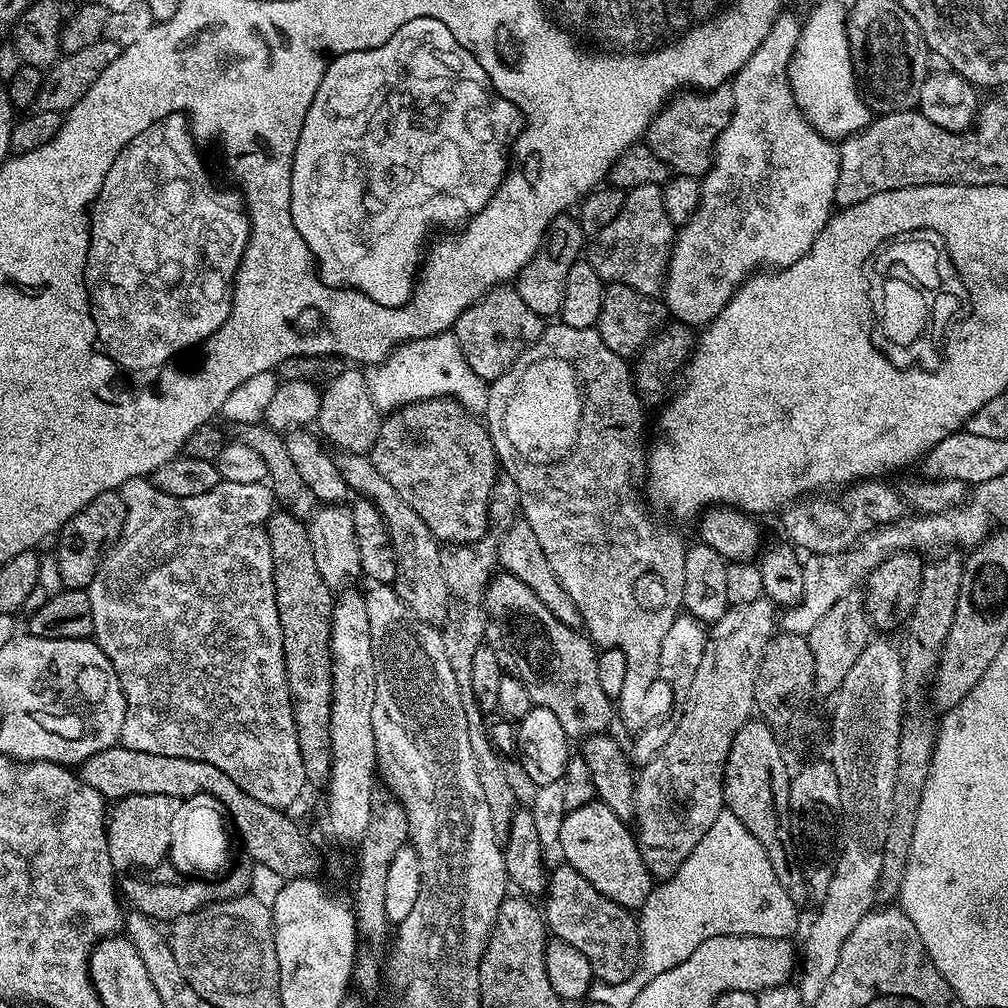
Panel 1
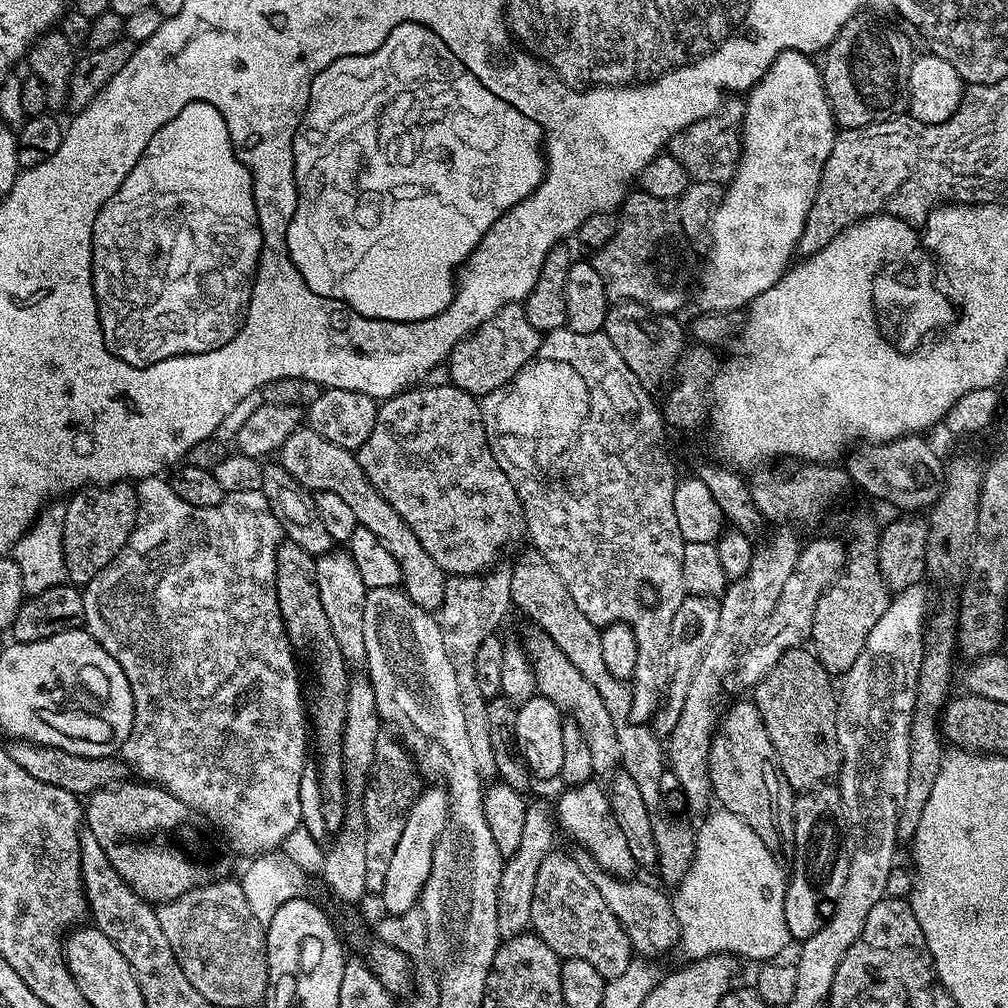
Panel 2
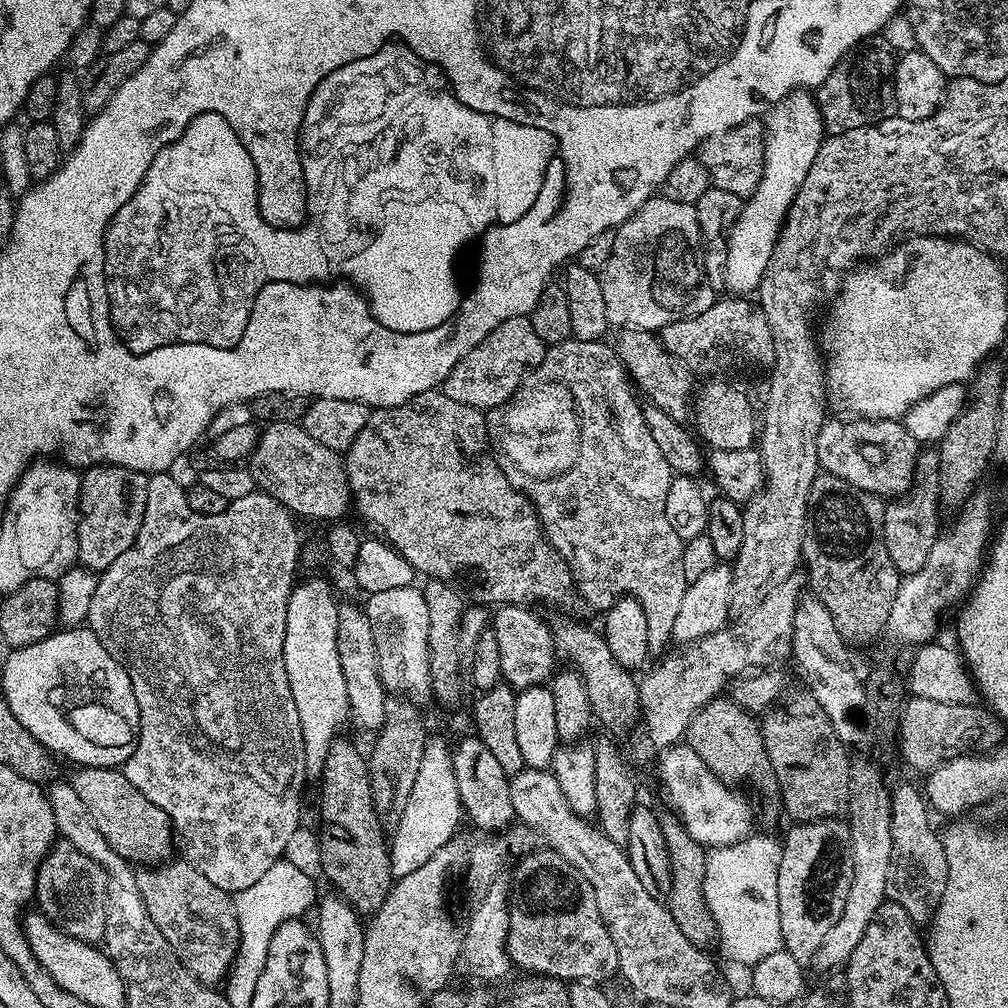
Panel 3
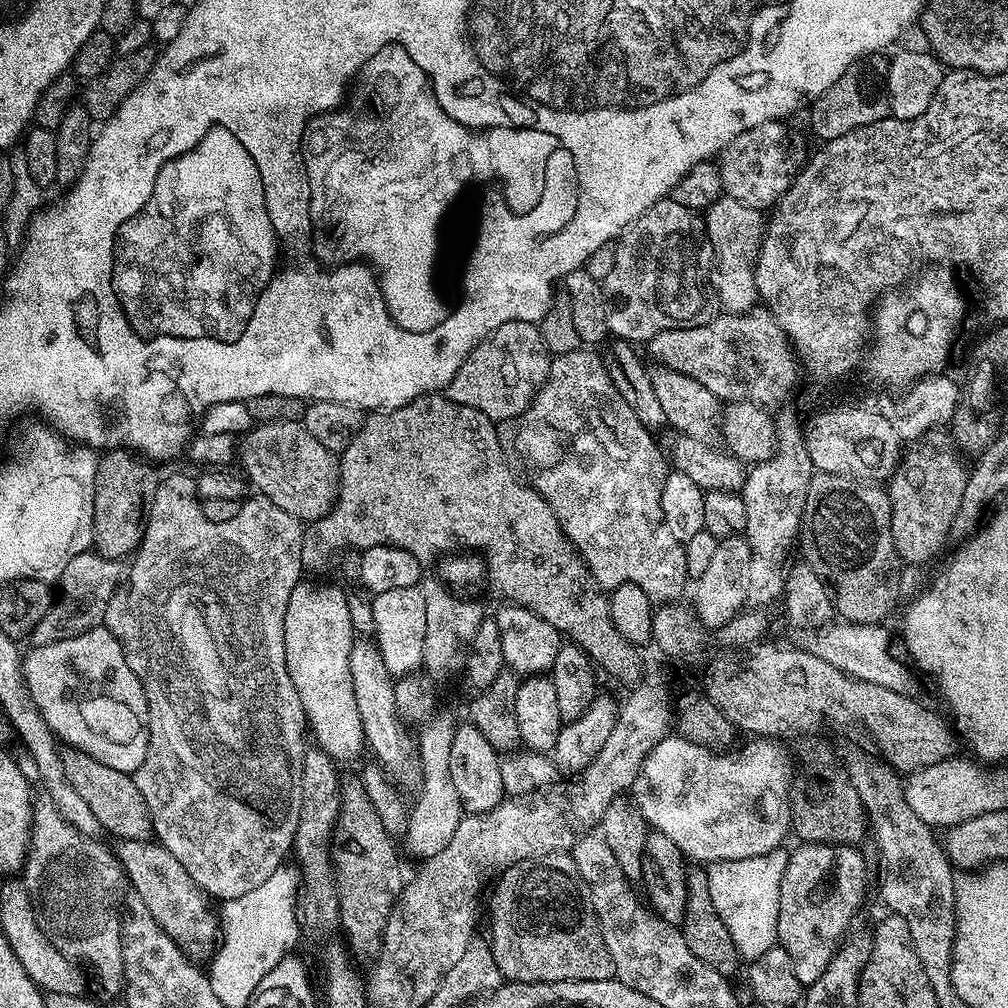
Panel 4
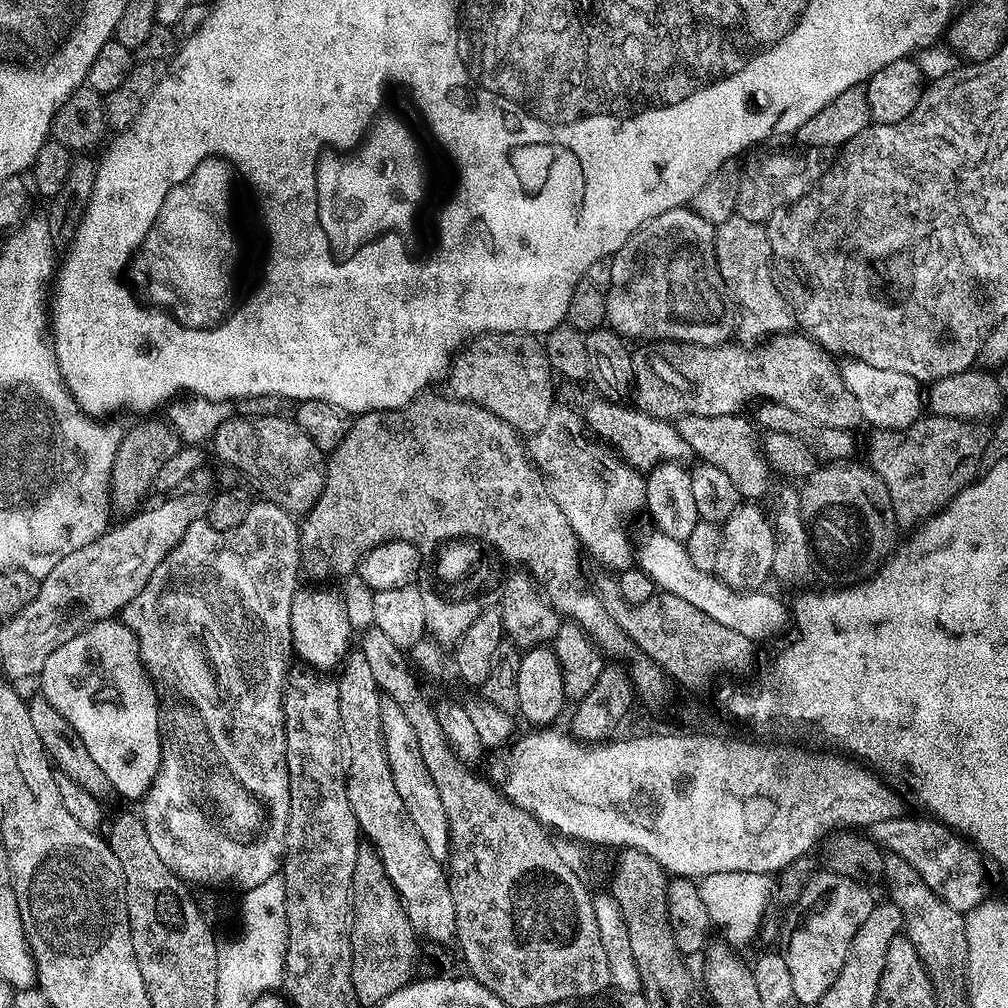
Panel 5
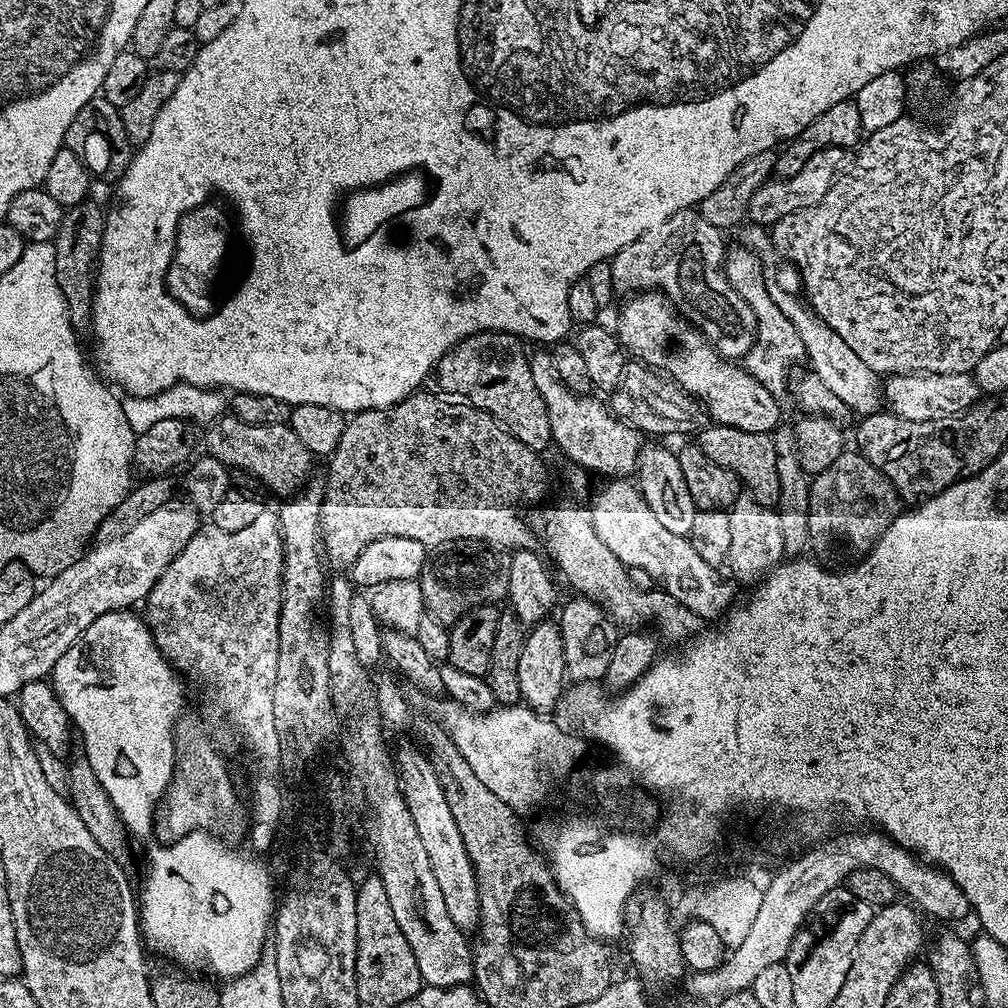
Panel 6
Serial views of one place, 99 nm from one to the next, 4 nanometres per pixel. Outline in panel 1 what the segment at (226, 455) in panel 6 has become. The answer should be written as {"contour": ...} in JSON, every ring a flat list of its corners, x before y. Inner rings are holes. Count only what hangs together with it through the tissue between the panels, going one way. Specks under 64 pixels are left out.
{"contour":[[346,452,339,457,338,463,342,478,347,482,349,489,353,493,360,492,356,494,371,498,380,509,384,524,388,528,388,539,396,552,394,587,398,598,402,598,402,602,406,602,406,606,418,618,422,618,422,622,437,626,447,624,450,597,442,570,442,548,436,535,428,529,426,522,422,522,422,518,418,518,418,514,409,504,402,502,398,490,394,490,394,486,390,486,390,482,386,482,386,478,378,474,368,456]]}

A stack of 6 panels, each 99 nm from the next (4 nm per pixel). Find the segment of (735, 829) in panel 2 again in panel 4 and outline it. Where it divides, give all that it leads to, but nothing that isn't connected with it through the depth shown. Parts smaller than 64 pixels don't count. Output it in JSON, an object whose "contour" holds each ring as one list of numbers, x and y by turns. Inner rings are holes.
{"contour":[[781,846,770,854,707,865,714,910,722,914,722,922,726,922,726,930,730,930,730,938,734,938,734,946,738,946,745,961,754,961,766,954,766,950,777,947,780,883,790,855,786,849]]}

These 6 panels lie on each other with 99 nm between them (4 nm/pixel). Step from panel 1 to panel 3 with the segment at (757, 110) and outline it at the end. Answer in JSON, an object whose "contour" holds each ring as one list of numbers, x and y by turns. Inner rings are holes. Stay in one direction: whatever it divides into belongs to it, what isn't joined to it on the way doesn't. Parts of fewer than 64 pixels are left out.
{"contour":[[797,90,782,98,768,109,763,121,762,178,752,195,743,201,738,218,727,235,724,283,732,294,752,294,759,289,762,278,768,273,768,263,790,206,802,182,806,182,806,174,810,174,810,166,814,166,814,158,818,158,818,150,826,135,820,107,816,105,815,95,808,90]]}

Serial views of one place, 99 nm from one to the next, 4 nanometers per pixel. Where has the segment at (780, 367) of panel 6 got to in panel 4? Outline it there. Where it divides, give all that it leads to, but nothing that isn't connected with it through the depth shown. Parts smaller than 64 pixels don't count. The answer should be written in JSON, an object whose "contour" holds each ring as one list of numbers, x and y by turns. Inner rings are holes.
{"contour":[[721,196,702,216,704,231,712,247,712,284,725,313,748,313,757,307,760,295,756,285,756,259,764,241,766,216,759,208,742,206,729,196]]}

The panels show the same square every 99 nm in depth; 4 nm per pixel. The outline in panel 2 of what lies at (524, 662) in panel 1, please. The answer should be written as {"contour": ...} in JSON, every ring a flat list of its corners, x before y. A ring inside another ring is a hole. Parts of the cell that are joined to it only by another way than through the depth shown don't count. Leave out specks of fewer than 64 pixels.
{"contour":[[537,626,529,627,524,632,522,647,534,670,537,693,550,698,550,702,554,702,554,706,558,706,561,713,567,714,576,723,578,730,582,730,590,746,590,758,594,762,595,775,611,777,620,768,618,734,614,730,614,718,610,718,598,690,594,690,594,686,590,686,590,682,582,678,578,666,574,666,574,662,570,662,570,658,566,658,566,654,562,654,558,646,554,646,554,642,543,629]]}

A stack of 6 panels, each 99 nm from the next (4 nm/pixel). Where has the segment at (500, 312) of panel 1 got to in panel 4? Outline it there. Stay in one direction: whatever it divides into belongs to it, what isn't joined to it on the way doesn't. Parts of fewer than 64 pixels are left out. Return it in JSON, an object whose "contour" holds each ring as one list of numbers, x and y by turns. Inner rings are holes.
{"contour":[[517,320,506,322,470,350,466,362,462,362,462,366,458,366,458,374,454,374,454,378,448,384,446,395,448,399,458,402,462,406,470,406,474,410,486,414,494,422,512,420,515,416,521,416,531,406,540,385,546,382,549,363,550,354,542,342,542,334,536,324]]}

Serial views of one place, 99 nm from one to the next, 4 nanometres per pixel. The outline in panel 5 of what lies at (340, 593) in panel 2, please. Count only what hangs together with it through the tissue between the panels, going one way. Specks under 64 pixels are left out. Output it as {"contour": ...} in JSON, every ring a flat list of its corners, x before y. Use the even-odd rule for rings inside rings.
{"contour":[[387,698,380,702,380,722,382,738,386,750,386,762,390,762,390,774,394,774,394,786,402,797,402,806,406,806,406,814,418,826,418,834,422,834,422,842,438,858,448,855,448,815,442,806,442,798,438,794,438,786,434,786,434,778,430,778,430,770,426,770,426,761,422,758,422,749,418,746,418,738,410,721,402,711,398,702]]}

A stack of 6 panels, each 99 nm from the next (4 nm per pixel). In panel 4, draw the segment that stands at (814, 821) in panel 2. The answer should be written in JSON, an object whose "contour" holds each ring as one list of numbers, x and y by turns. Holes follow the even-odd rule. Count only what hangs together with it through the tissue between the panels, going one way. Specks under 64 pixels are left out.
{"contour":[[807,842,799,846,801,848,797,852,789,855,786,874,782,874,776,939,779,947,790,954,798,982,807,986,822,978,837,948,849,935,853,927,852,919,864,904,864,891,868,888,868,864,854,846]]}

